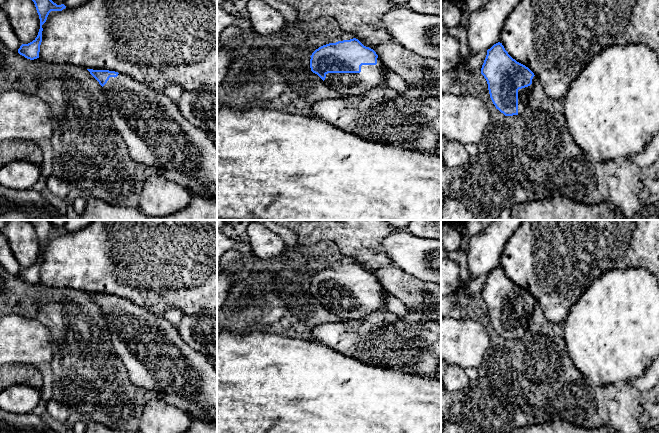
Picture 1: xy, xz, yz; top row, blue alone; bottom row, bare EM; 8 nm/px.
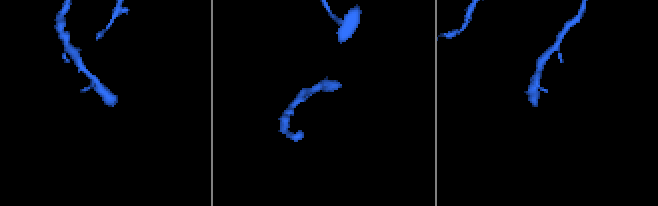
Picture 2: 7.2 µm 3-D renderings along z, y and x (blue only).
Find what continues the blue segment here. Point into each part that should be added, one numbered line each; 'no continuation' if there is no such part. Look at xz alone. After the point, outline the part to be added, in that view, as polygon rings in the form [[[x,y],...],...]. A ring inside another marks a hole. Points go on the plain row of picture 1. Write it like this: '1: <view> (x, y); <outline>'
1: xz (346, 308); [[[378,281],[376,289],[362,289],[360,297],[328,297],[324,307],[342,320],[364,320],[370,313],[386,307],[386,294],[387,292]]]

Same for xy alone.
1: xy (156, 357); [[[122,297],[115,302],[110,301],[103,310],[103,316],[113,347],[123,361],[134,385],[153,390],[157,398],[162,398],[168,404],[179,407],[192,417],[217,423],[217,371],[203,354],[195,351],[182,339],[177,326],[174,326],[165,317],[155,315]]]

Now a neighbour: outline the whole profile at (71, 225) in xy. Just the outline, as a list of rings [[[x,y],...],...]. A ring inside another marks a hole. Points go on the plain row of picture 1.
[[[66,220],[64,229],[66,232],[75,232],[88,226],[93,220]]]

